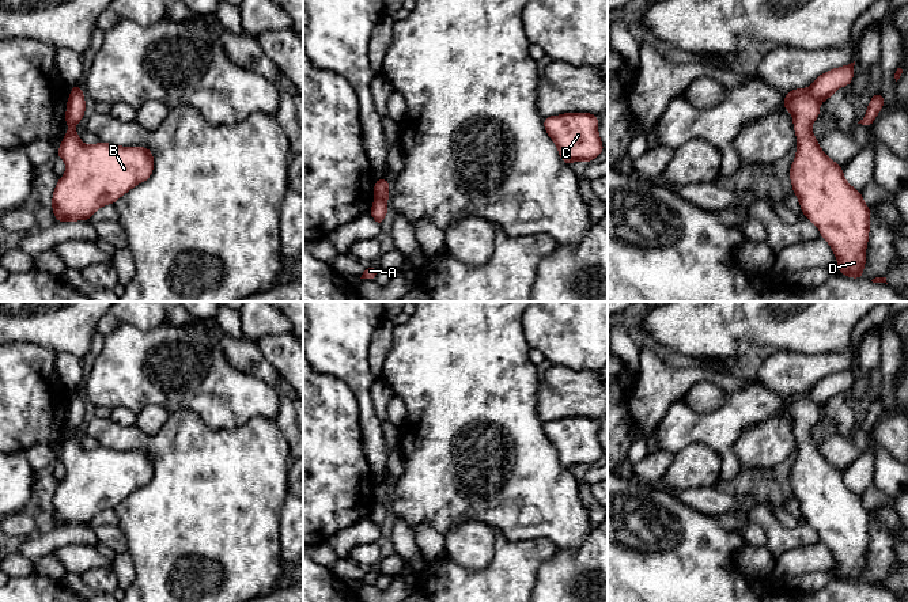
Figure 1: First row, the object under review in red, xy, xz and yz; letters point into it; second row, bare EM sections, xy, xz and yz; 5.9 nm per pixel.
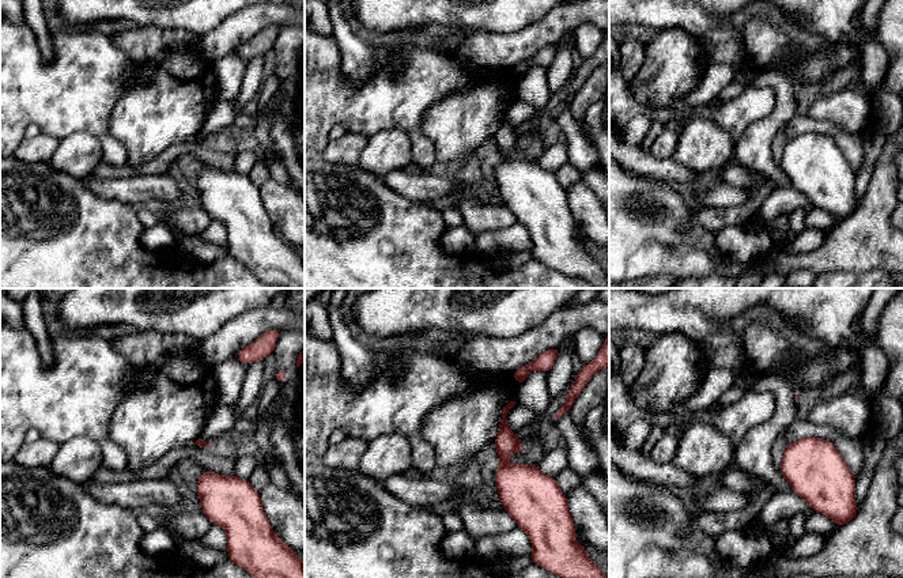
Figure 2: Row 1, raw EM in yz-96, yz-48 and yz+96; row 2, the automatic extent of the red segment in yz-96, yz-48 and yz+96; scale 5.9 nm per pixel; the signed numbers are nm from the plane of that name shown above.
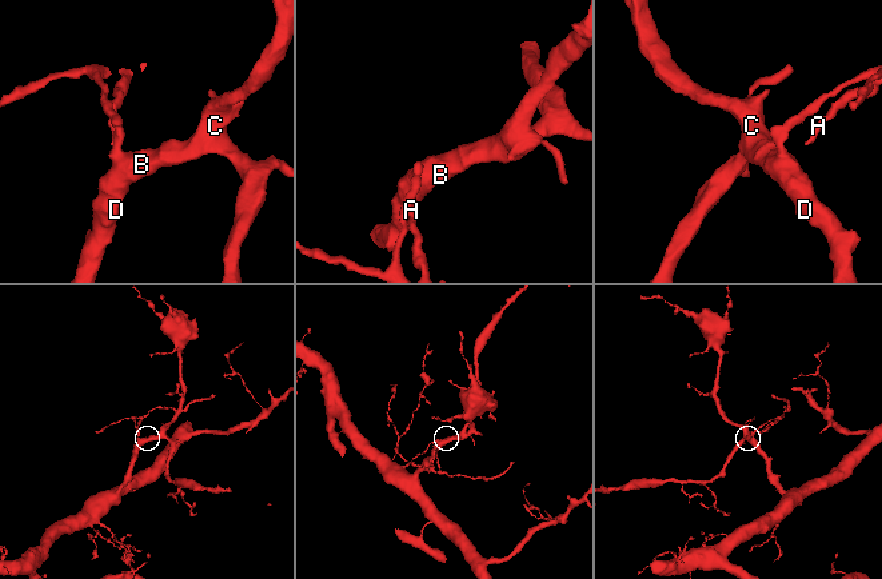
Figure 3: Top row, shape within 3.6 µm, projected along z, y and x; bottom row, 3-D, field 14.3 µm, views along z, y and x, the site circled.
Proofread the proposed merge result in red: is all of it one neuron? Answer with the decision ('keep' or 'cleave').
cleave

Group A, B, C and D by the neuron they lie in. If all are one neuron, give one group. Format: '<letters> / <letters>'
A / B C D

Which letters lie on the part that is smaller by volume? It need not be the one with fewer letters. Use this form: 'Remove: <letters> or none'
Remove: A

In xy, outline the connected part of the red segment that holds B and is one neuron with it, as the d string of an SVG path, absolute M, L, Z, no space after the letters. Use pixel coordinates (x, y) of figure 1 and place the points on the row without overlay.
M83 394L67 405L69 433L57 454L67 470L52 504L57 526L90 525L95 515L114 508L122 499L147 485L154 476L154 458L145 451L97 447L86 450L75 435L86 416Z

